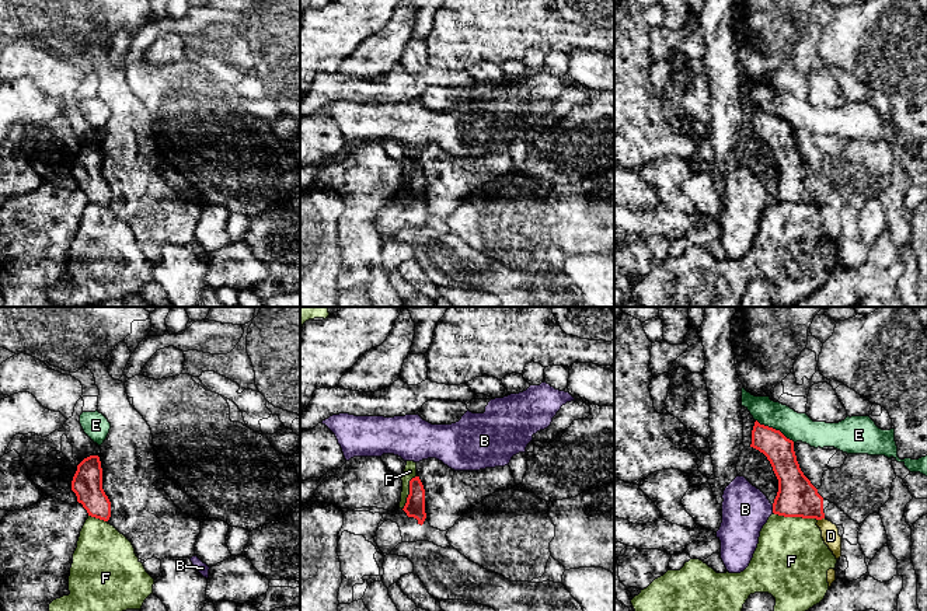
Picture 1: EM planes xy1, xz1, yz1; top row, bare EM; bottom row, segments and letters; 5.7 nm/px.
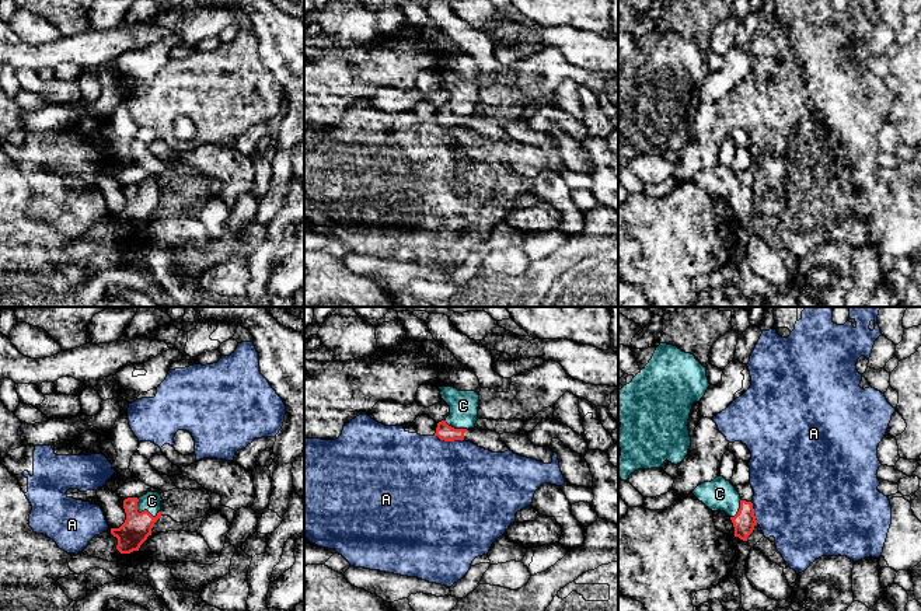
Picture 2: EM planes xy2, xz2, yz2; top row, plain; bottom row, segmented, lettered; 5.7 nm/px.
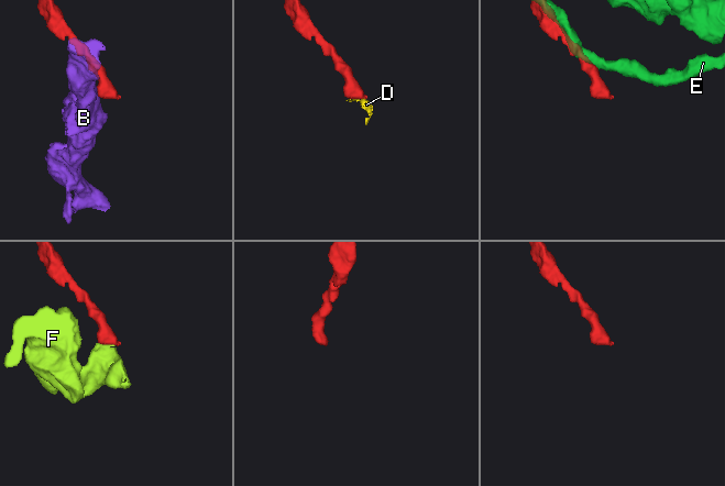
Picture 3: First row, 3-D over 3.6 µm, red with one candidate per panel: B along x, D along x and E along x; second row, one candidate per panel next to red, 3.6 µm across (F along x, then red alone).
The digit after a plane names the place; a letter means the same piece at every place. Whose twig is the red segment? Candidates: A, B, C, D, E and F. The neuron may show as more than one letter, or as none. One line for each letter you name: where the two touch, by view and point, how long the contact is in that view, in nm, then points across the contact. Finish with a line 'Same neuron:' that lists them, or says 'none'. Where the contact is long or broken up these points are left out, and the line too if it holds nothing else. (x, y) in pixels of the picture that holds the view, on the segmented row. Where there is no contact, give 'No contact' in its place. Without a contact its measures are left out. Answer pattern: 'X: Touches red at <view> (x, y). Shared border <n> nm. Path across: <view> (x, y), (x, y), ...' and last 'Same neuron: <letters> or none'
C: Touches red at xy2 (143, 512). Shared border 170 nm. Path across: xy2 (138, 526), (143, 512), (152, 500)
Same neuron: C

